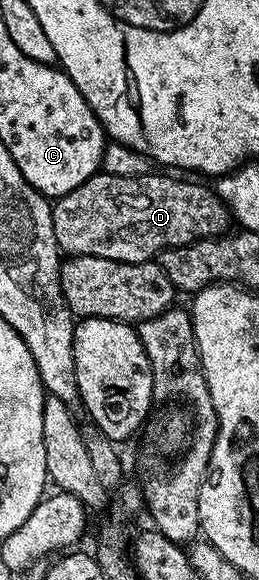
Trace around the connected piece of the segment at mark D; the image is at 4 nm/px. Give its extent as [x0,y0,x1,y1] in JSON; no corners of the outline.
[52,172,230,262]

